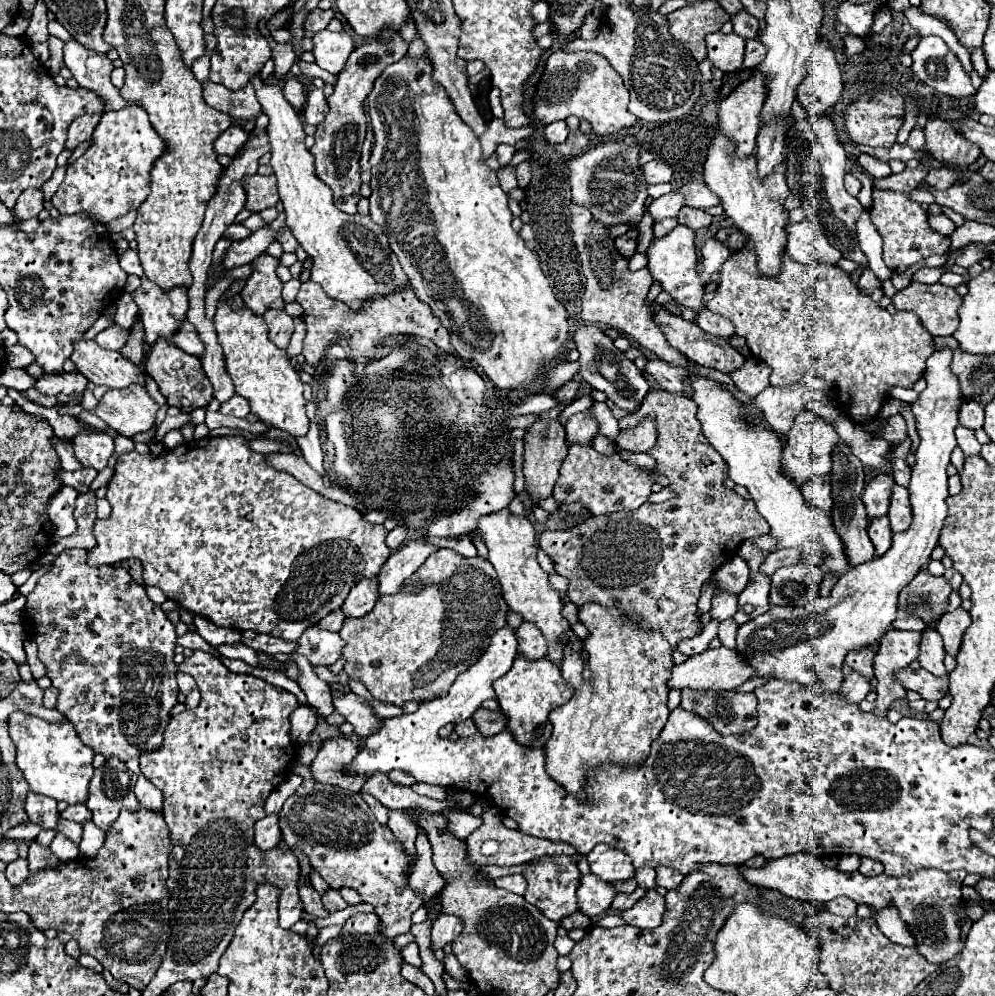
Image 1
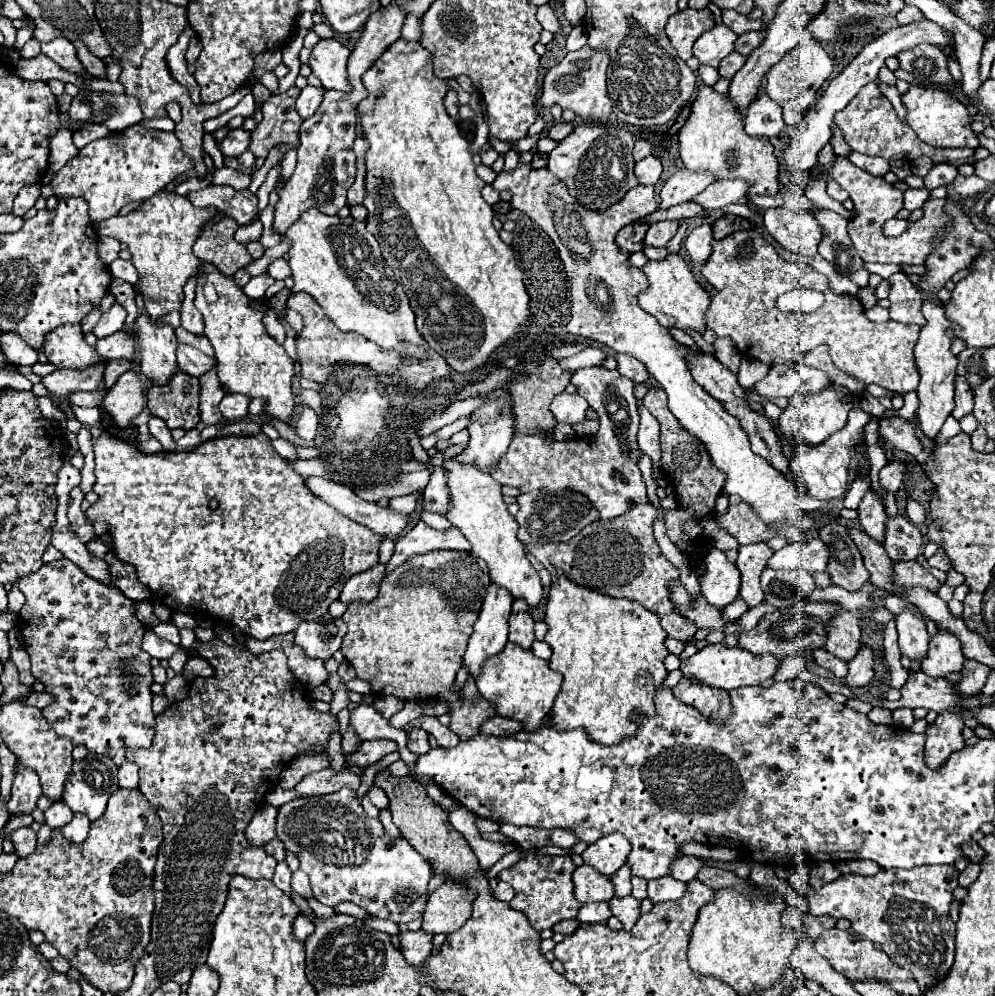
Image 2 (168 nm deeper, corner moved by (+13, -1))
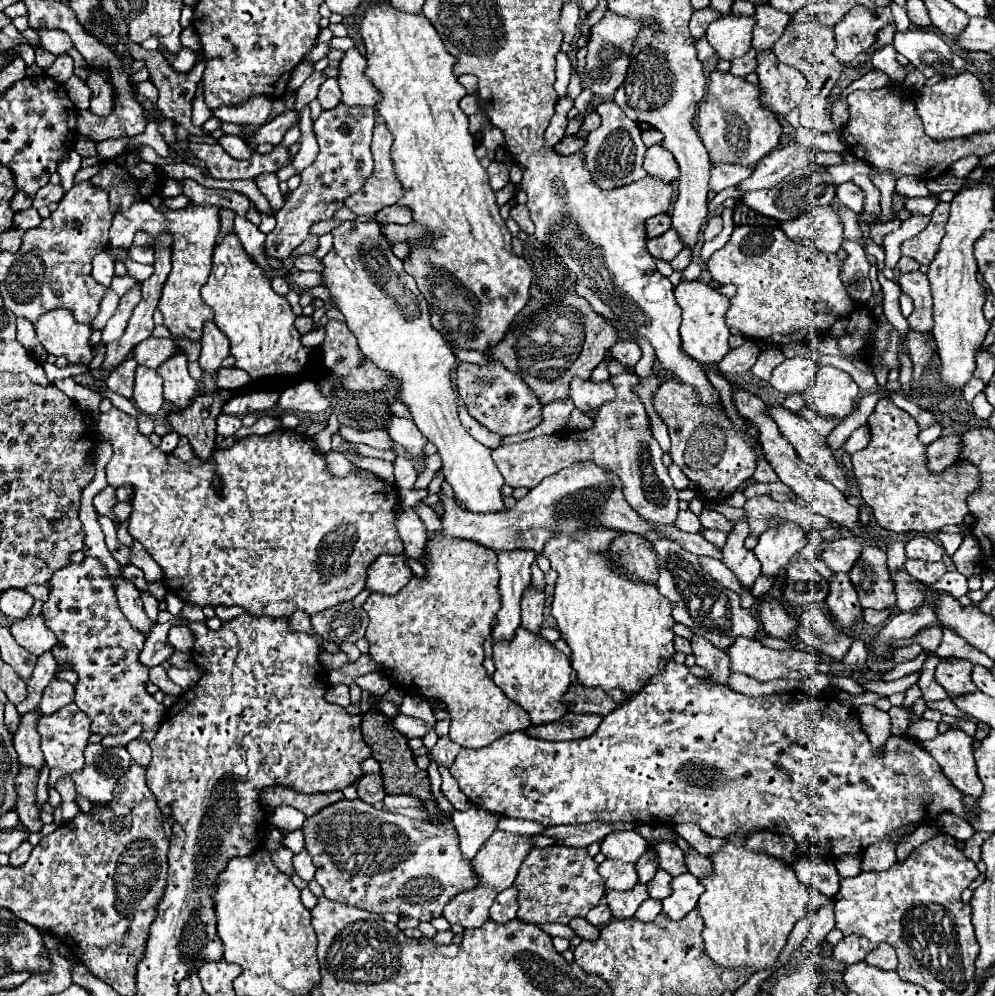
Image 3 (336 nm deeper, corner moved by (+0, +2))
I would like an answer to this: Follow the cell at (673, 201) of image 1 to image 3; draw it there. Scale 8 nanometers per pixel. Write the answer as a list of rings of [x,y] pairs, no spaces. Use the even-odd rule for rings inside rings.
[[[715,164],[711,170],[711,180],[709,180],[709,190],[721,192],[729,186],[741,184],[741,180],[749,178],[755,168],[745,168],[741,164]]]

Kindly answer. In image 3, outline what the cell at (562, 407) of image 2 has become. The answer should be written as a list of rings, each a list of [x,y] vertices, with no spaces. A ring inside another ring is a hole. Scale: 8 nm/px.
[[[581,378],[571,380],[571,398],[575,406],[583,412],[599,408],[601,404],[615,400],[615,394],[617,392],[609,380],[603,380],[603,382],[591,382]]]

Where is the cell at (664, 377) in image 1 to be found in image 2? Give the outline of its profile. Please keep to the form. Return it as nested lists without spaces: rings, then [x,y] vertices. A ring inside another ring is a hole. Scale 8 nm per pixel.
[[[620,353],[620,355],[616,355],[616,361],[618,361],[618,373],[632,379],[634,383],[646,383],[650,379],[646,367],[638,359]]]

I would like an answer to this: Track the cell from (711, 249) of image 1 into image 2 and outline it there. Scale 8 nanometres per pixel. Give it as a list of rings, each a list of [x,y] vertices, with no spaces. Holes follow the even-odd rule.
[[[700,225],[696,229],[692,229],[692,233],[686,237],[684,245],[690,253],[690,259],[696,265],[704,265],[708,261],[708,257],[712,255],[712,229],[710,225]]]

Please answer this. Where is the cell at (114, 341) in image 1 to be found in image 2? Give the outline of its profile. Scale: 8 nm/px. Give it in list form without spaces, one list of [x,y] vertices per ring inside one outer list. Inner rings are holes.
[[[116,331],[104,339],[98,339],[96,353],[104,359],[136,359],[136,343],[132,335]]]

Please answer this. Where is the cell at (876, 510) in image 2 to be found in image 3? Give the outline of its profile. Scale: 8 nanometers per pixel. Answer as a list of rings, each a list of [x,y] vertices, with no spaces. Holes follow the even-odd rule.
[[[881,398],[873,410],[873,414],[867,420],[867,428],[871,432],[871,442],[867,448],[855,452],[853,458],[853,470],[861,484],[861,496],[867,506],[873,508],[873,518],[877,524],[885,530],[907,534],[907,532],[919,532],[919,534],[933,534],[939,532],[943,526],[955,526],[961,524],[963,518],[969,514],[967,508],[967,496],[979,490],[979,468],[975,468],[969,462],[957,462],[949,466],[945,472],[933,474],[927,468],[927,456],[925,456],[925,444],[919,440],[919,424],[915,418],[911,418],[905,410],[897,408],[891,398]]]

